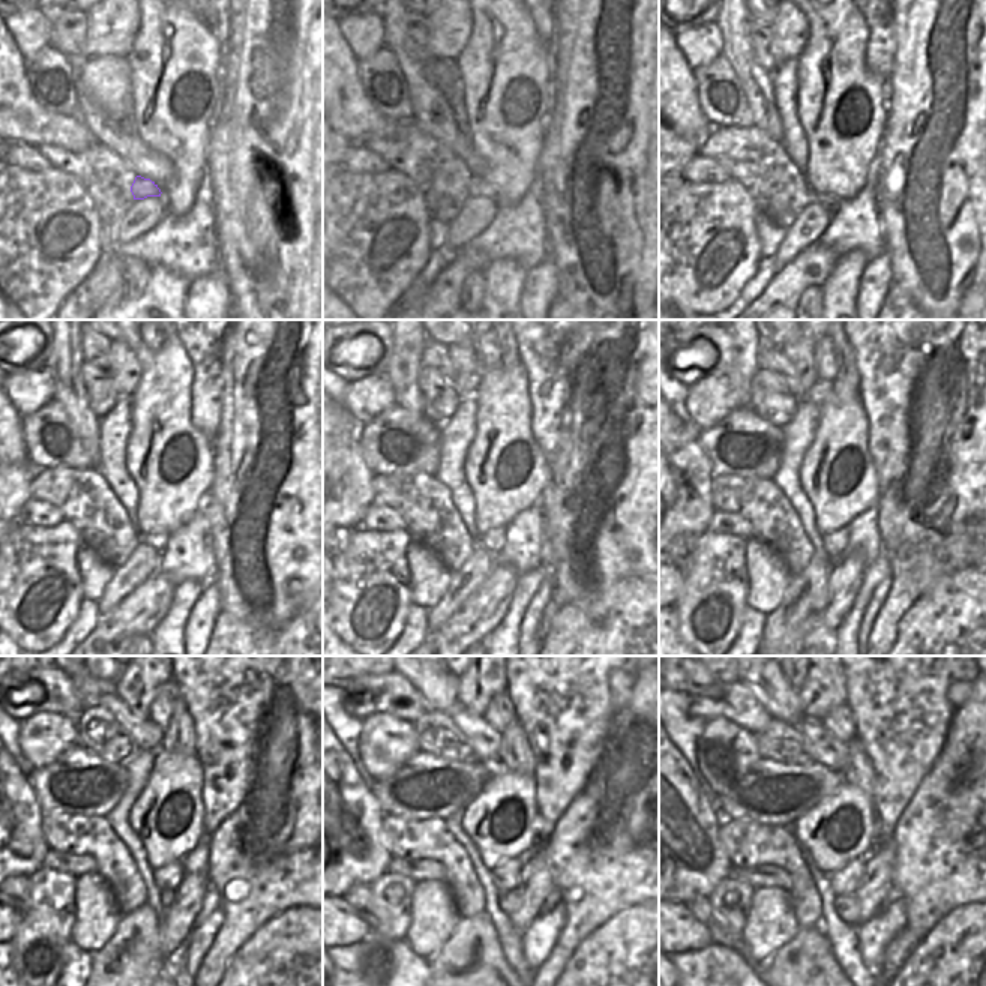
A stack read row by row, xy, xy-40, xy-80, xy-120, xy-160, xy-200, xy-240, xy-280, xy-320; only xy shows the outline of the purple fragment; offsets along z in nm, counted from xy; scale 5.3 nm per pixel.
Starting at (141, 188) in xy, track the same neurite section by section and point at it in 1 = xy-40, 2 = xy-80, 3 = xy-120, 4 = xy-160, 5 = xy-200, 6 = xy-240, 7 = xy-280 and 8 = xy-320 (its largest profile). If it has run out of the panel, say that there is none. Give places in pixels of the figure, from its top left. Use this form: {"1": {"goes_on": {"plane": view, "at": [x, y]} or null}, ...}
{"1": {"goes_on": {"plane": "xy-40", "at": [477, 186]}}, "2": {"goes_on": {"plane": "xy-80", "at": [827, 201]}}, "3": {"goes_on": {"plane": "xy-120", "at": [158, 541]}}, "4": {"goes_on": {"plane": "xy-160", "at": [492, 541]}}, "5": {"goes_on": {"plane": "xy-200", "at": [835, 544]}}, "6": {"goes_on": {"plane": "xy-240", "at": [168, 877]}}, "7": {"goes_on": {"plane": "xy-280", "at": [505, 877]}}, "8": {"goes_on": {"plane": "xy-320", "at": [844, 883]}}}

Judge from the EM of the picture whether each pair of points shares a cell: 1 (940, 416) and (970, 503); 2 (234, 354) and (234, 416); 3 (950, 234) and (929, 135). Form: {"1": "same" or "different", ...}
{"1": "same", "2": "same", "3": "same"}

